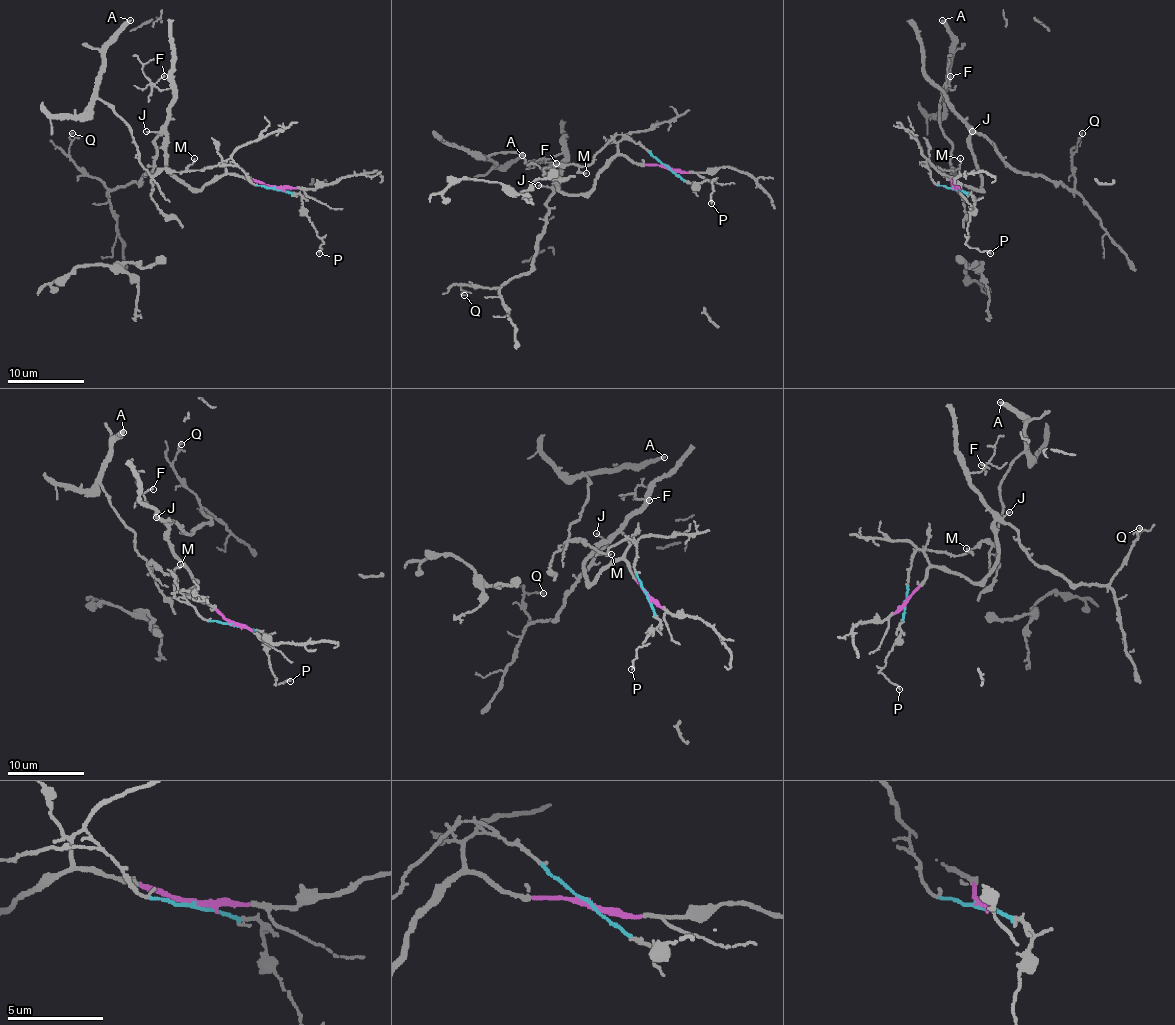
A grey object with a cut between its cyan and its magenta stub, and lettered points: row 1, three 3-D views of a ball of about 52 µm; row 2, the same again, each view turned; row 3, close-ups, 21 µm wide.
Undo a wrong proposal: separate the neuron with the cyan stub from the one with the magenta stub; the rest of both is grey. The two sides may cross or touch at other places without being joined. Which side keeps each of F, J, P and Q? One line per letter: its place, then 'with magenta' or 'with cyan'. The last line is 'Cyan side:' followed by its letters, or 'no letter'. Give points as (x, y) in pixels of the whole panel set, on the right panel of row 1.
F: at (950, 76); with magenta
J: at (972, 131); with magenta
P: at (990, 253); with cyan
Q: at (1082, 133); with magenta
Cyan side: P

